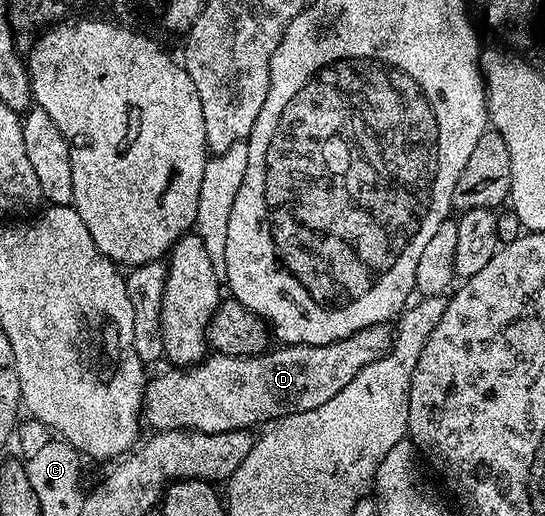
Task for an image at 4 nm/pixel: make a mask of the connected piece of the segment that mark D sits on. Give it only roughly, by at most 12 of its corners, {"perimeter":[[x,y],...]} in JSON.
{"perimeter":[[394,328],[259,356],[147,381],[149,429],[255,424],[330,402]]}

